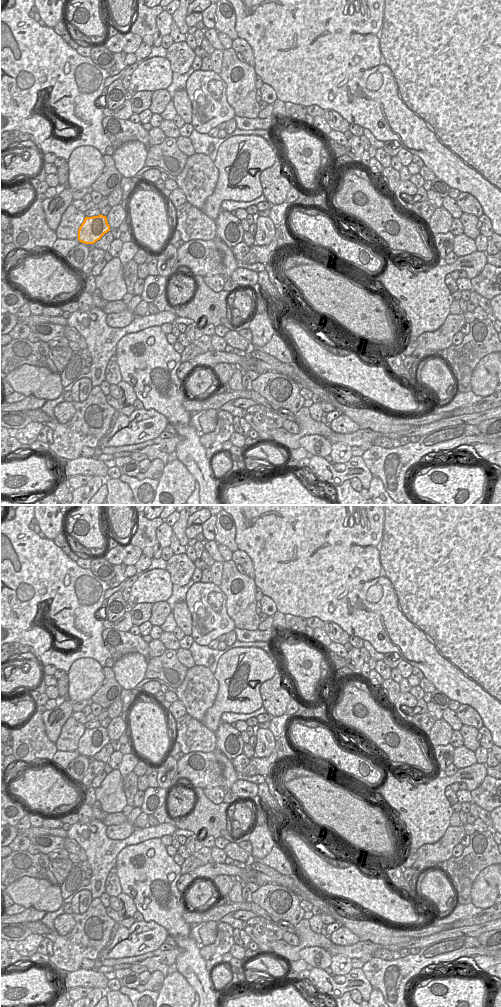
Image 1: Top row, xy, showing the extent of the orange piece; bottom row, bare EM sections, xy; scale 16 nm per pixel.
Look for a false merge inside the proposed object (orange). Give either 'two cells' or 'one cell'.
two cells

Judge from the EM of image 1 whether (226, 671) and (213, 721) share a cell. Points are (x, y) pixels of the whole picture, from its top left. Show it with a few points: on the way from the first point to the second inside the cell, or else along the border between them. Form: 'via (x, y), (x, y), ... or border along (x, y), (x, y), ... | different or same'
border along (204, 714), (214, 713), (220, 719) | different

